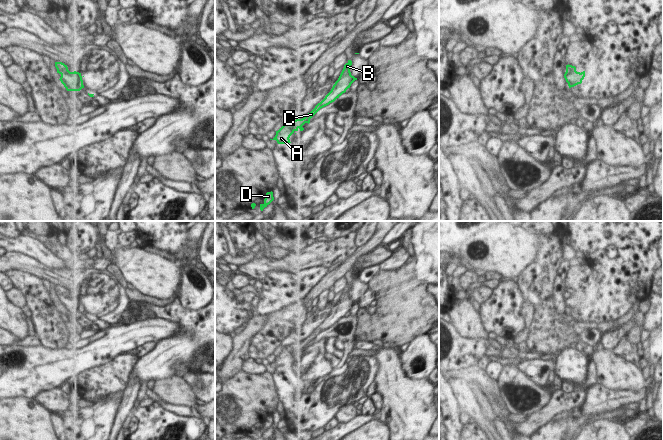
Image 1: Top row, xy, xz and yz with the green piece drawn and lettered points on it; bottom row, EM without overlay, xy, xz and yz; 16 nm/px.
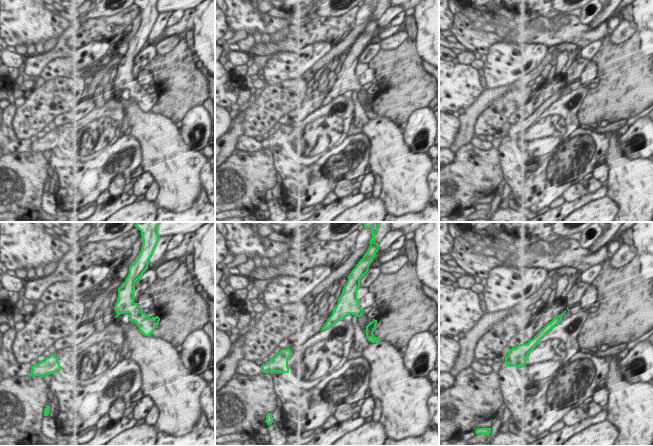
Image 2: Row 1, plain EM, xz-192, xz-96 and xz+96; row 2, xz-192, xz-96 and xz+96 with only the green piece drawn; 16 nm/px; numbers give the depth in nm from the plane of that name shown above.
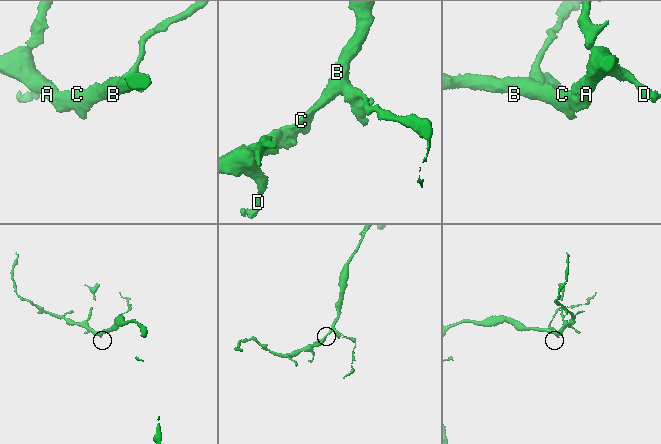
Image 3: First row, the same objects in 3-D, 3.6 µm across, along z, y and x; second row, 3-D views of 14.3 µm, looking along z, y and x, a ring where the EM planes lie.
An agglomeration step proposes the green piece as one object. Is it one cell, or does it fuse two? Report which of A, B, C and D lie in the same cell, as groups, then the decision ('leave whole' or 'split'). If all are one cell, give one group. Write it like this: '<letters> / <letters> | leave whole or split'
A B C D | leave whole

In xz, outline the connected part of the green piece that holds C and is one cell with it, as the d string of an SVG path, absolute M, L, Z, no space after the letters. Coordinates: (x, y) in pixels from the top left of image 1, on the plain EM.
M348 284L348 286L344 289L344 292L338 302L338 304L333 309L331 315L325 320L325 322L318 327L315 332L308 337L302 343L293 344L291 347L284 349L276 355L276 359L273 364L276 364L278 368L288 368L290 366L290 360L296 355L303 355L302 351L305 347L310 347L310 343L323 331L329 329L334 326L337 322L339 322L343 317L346 316L348 312L350 312L351 308L357 304L354 300L351 299L350 290L352 289L352 285Z

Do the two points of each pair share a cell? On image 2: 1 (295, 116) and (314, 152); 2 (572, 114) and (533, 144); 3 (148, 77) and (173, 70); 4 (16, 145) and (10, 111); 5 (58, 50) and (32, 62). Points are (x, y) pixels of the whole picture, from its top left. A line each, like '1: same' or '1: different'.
1: different
2: same
3: different
4: same
5: same

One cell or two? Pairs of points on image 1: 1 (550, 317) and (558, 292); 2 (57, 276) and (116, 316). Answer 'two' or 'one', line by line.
1: two
2: one

